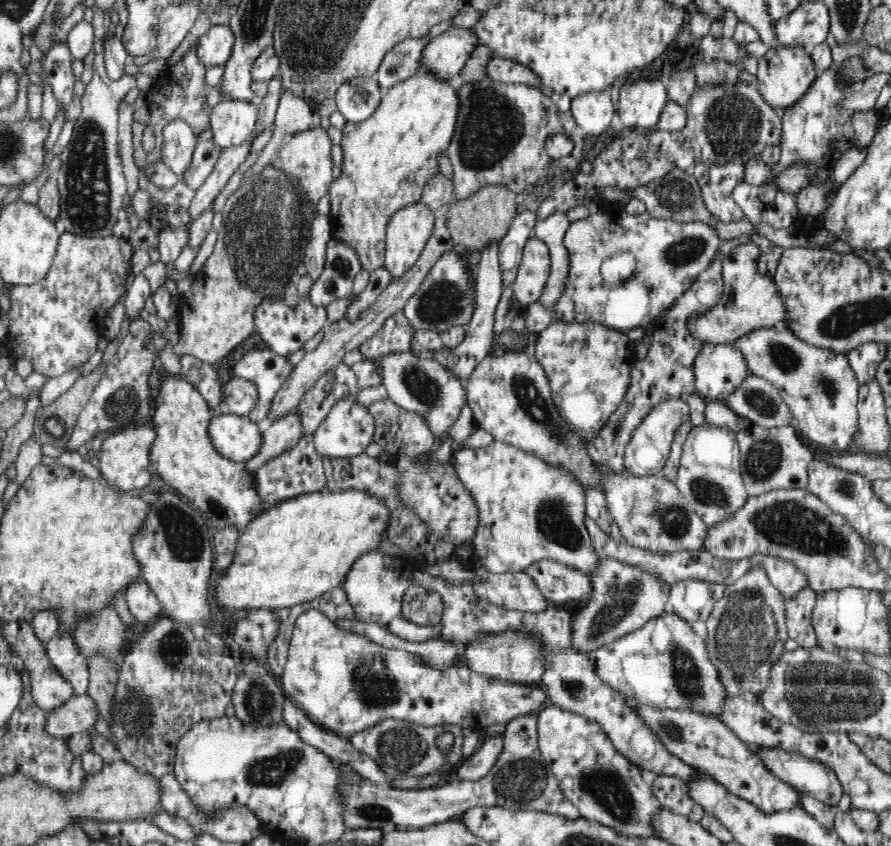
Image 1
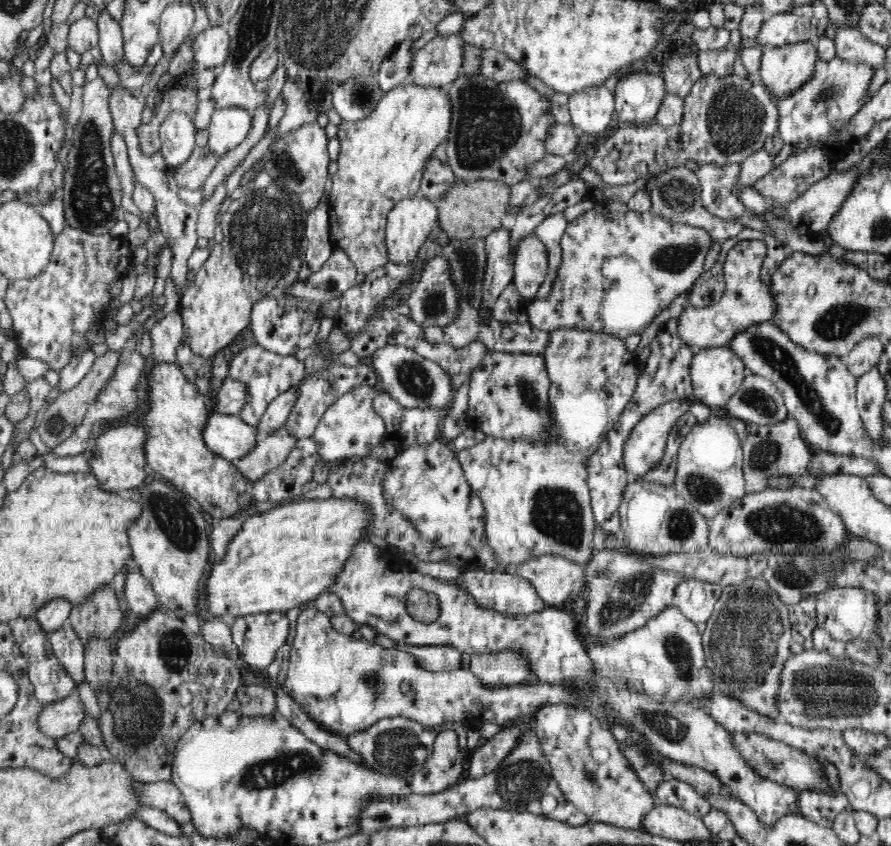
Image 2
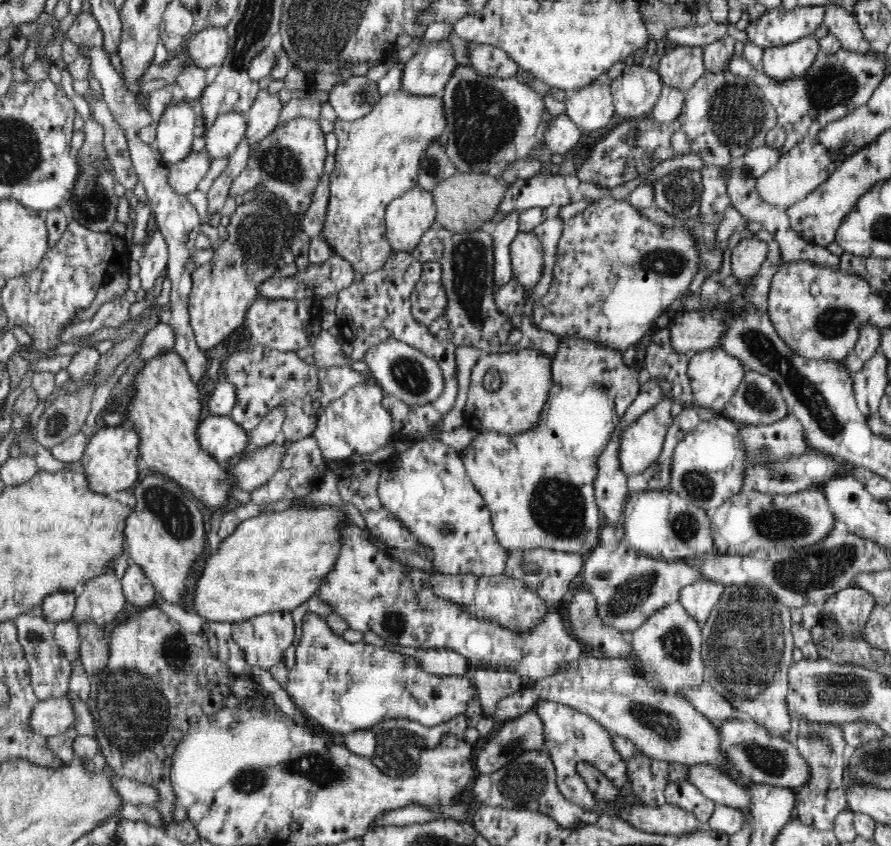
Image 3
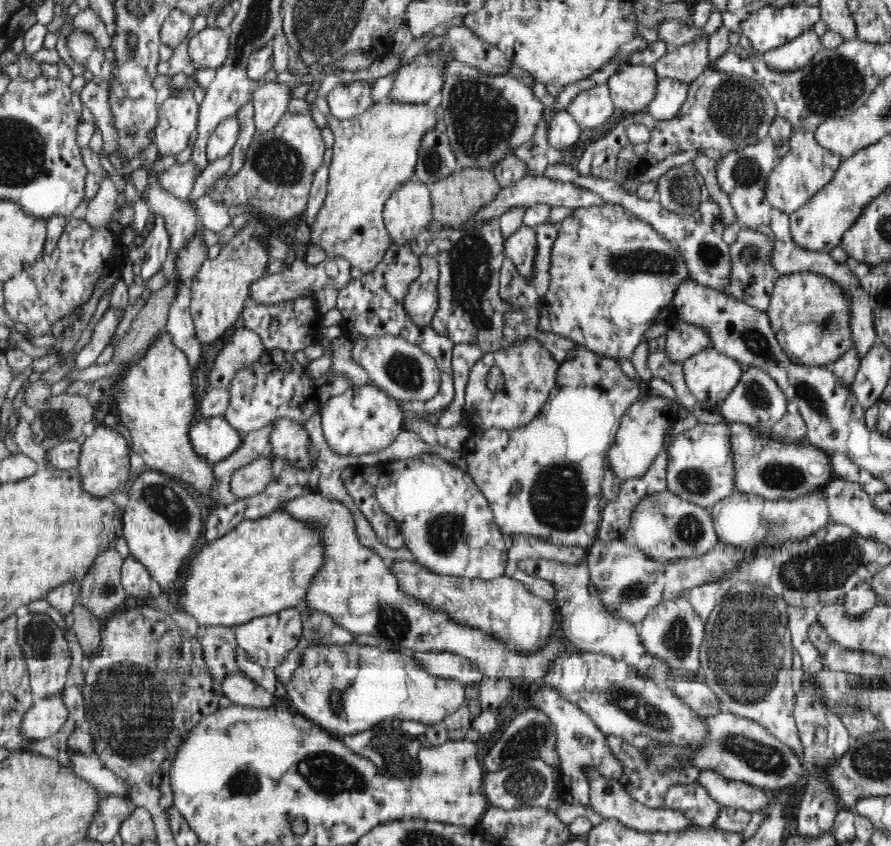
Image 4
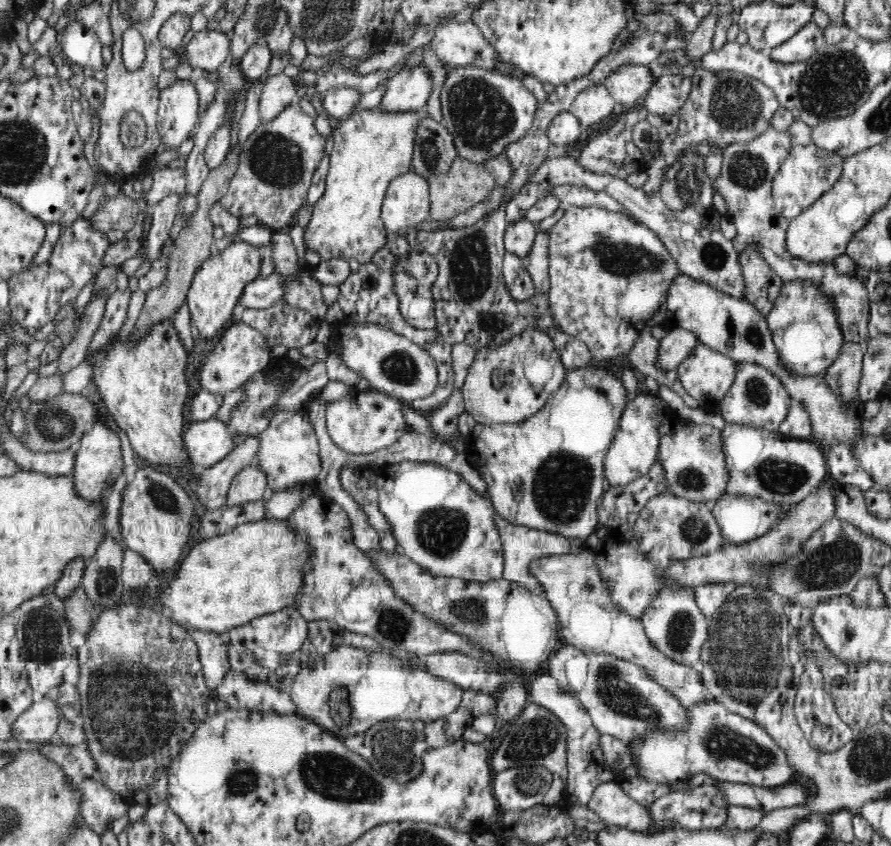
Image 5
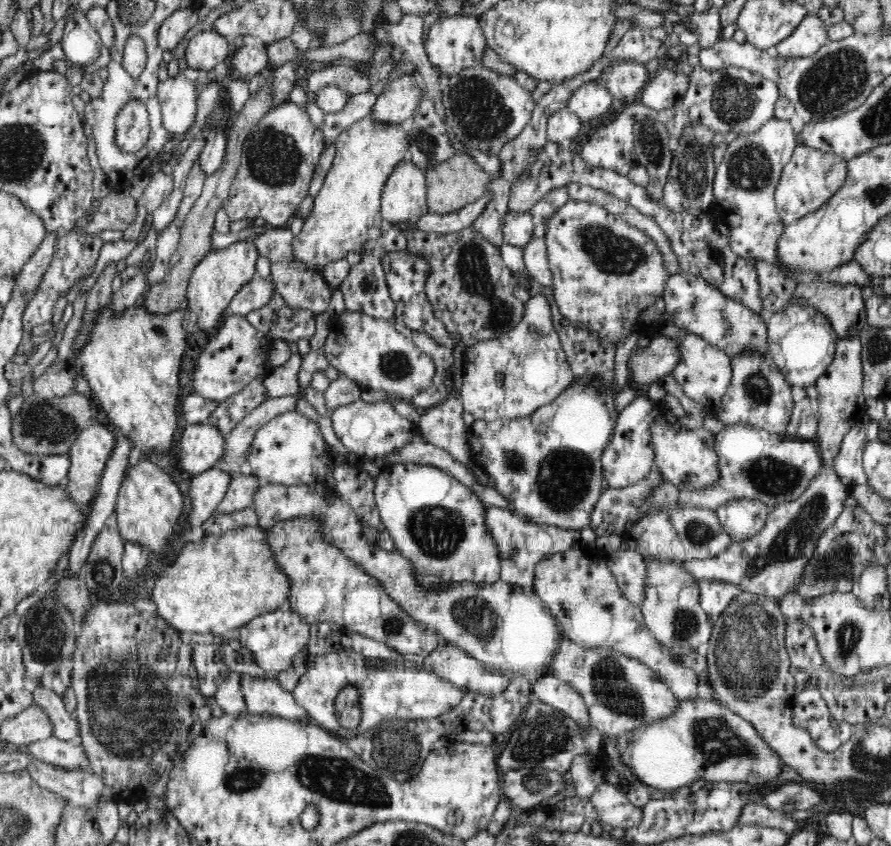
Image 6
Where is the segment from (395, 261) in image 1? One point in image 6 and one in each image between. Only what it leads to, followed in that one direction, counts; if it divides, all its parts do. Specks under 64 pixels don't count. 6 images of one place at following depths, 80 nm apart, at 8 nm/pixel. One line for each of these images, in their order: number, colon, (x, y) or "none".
2: (408, 224)
3: (407, 218)
4: (409, 209)
5: (406, 203)
6: (403, 197)

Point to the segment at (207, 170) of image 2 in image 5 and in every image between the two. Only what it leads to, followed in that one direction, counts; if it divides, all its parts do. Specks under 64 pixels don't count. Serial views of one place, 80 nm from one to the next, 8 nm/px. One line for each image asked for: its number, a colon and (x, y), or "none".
3: (184, 176)
4: (178, 179)
5: (167, 181)

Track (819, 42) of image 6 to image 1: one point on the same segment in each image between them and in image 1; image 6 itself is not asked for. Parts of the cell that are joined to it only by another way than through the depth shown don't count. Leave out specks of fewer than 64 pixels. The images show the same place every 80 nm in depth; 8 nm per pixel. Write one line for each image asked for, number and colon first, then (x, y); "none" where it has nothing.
1: (784, 73)
2: (784, 69)
3: (792, 60)
4: (798, 52)
5: (810, 38)

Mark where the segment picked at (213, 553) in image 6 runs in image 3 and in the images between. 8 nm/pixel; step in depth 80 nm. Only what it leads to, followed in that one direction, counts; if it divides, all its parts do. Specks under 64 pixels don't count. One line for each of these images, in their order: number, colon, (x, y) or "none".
3: (275, 561)
4: (262, 566)
5: (251, 570)

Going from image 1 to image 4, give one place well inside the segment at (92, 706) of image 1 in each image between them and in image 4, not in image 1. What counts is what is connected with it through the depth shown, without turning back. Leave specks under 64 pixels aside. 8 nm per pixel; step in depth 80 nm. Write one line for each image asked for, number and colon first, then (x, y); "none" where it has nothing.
2: (58, 719)
3: (51, 717)
4: (46, 716)

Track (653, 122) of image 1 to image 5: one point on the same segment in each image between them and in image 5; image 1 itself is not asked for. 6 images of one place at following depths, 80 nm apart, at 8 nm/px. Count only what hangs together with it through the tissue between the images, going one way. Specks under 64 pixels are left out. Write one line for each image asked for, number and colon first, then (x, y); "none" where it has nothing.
2: (638, 95)
3: (634, 92)
4: (632, 87)
5: (628, 85)

